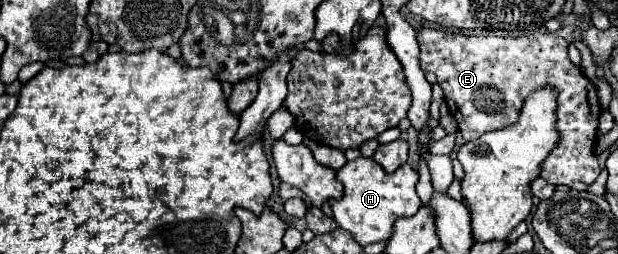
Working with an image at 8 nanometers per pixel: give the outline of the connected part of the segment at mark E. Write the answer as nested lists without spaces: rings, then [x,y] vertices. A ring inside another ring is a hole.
[[[419,30],[419,66],[433,72],[443,88],[449,112],[457,120],[465,142],[485,132],[505,128],[517,122],[523,100],[543,84],[557,88],[557,128],[561,140],[543,162],[541,178],[553,186],[565,184],[575,190],[587,190],[599,176],[601,166],[593,146],[597,140],[597,120],[601,114],[597,90],[567,56],[567,40],[557,34],[531,34],[523,38],[501,36],[465,36],[443,30]]]

